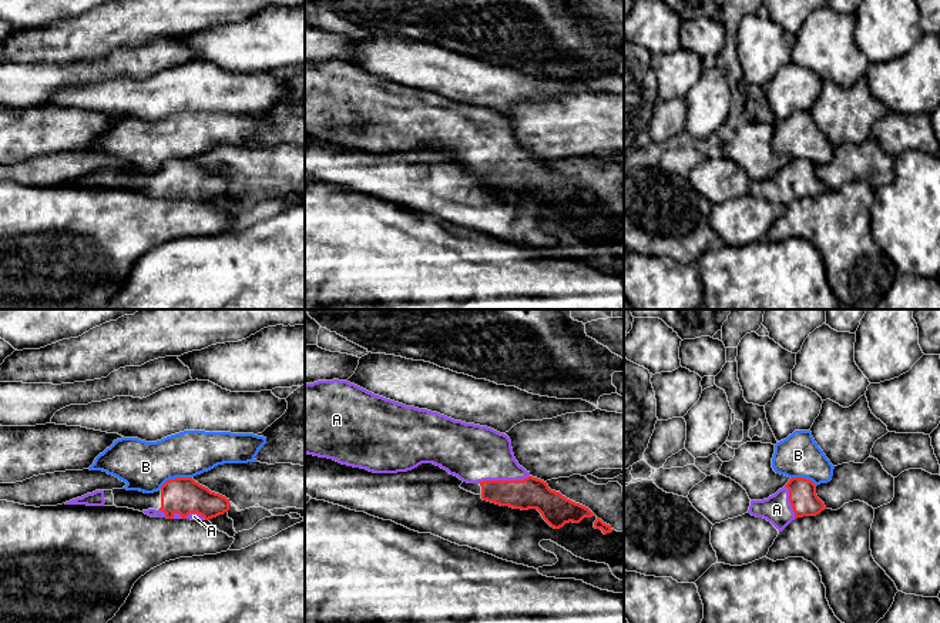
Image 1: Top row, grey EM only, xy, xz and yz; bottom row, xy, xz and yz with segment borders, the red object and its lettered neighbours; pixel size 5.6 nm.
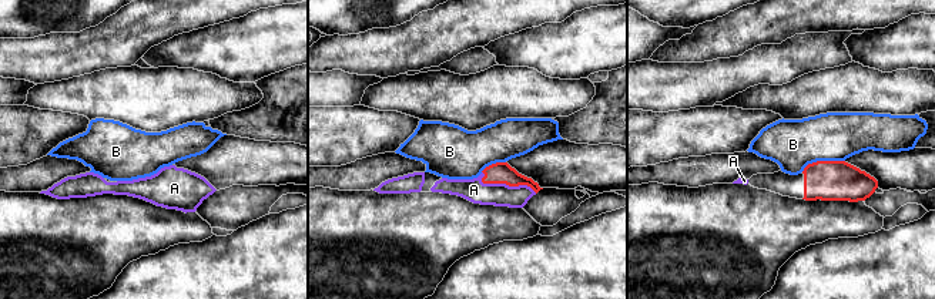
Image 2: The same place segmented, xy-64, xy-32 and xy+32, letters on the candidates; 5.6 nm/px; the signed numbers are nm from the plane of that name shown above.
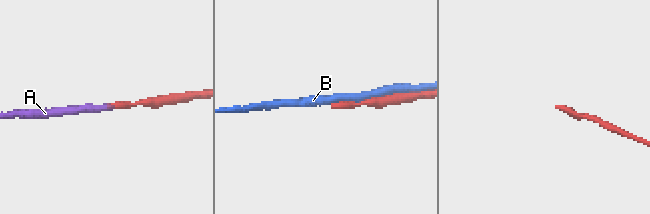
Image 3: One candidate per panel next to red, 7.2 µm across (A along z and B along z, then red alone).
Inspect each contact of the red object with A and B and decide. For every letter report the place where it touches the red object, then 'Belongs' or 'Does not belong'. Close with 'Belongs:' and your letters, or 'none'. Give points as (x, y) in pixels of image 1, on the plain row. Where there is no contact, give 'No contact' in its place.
A: Touches red at xz (503, 161). Belongs
B: Touches red at xy (175, 158). Does not belong
Belongs: A

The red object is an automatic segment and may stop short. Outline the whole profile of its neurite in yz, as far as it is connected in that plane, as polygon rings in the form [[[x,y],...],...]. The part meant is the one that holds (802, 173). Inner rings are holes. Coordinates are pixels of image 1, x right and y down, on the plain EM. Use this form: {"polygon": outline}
{"polygon": [[[792,158],[775,175],[763,181],[751,181],[748,194],[763,198],[782,212],[792,201],[816,197],[825,191],[816,175],[816,165],[806,158]]]}

